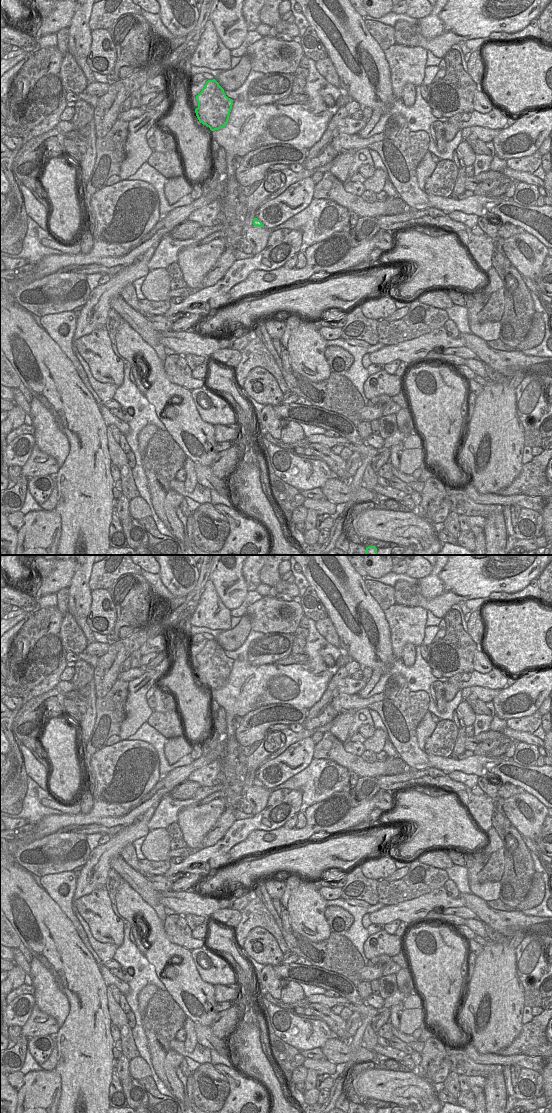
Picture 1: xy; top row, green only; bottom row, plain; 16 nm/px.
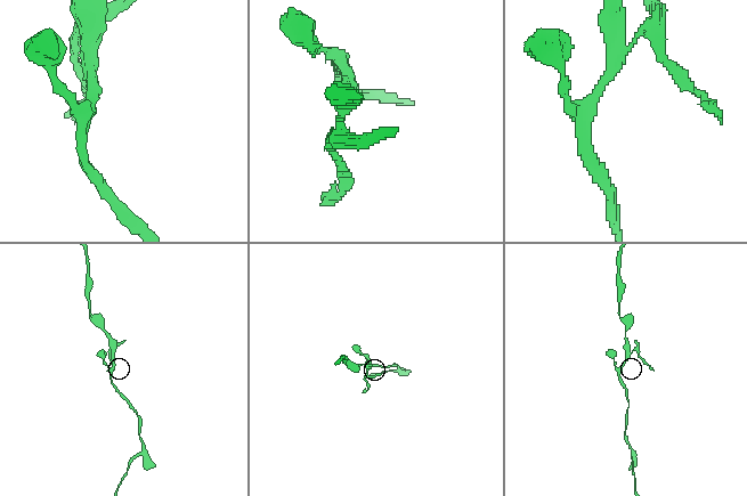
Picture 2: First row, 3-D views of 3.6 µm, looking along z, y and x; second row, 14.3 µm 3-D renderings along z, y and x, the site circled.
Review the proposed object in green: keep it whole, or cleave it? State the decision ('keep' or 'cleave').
cleave

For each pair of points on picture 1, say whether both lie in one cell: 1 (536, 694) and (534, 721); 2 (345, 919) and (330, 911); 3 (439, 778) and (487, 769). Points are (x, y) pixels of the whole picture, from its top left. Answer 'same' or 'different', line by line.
1: different
2: same
3: different

